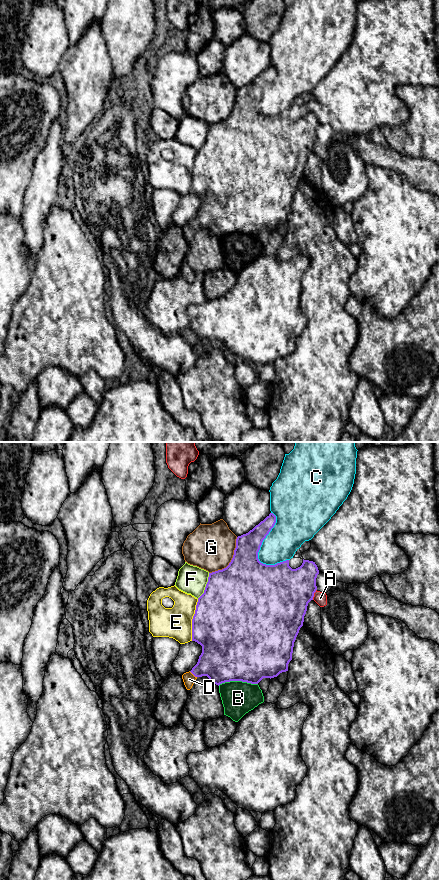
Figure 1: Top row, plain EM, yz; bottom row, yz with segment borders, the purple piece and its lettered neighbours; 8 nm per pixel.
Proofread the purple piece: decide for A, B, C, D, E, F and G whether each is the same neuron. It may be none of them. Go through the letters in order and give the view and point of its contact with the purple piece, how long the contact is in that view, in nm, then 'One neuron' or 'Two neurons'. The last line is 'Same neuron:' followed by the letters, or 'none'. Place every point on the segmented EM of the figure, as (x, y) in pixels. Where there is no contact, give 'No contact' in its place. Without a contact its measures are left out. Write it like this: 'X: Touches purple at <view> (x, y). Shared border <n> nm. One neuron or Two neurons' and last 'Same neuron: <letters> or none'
A: Touches purple at yz (313, 594). Shared border 90 nm. Two neurons
B: Touches purple at yz (237, 680). Shared border 320 nm. Two neurons
C: Touches purple at yz (263, 539). Shared border 440 nm. Two neurons
D: Touches purple at yz (193, 674). Shared border 80 nm. One neuron
E: Touches purple at yz (192, 620). Shared border 340 nm. Two neurons
F: Touches purple at yz (206, 586). Shared border 220 nm. Two neurons
G: Touches purple at yz (231, 560). Shared border 380 nm. Two neurons
Same neuron: D

